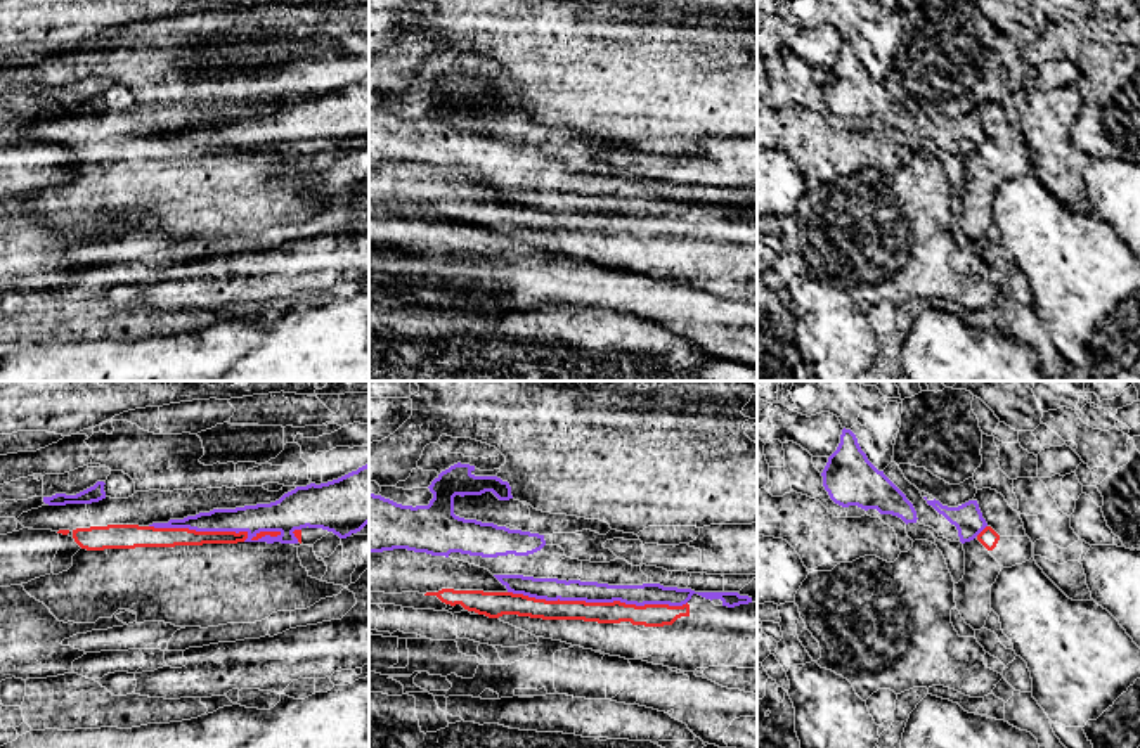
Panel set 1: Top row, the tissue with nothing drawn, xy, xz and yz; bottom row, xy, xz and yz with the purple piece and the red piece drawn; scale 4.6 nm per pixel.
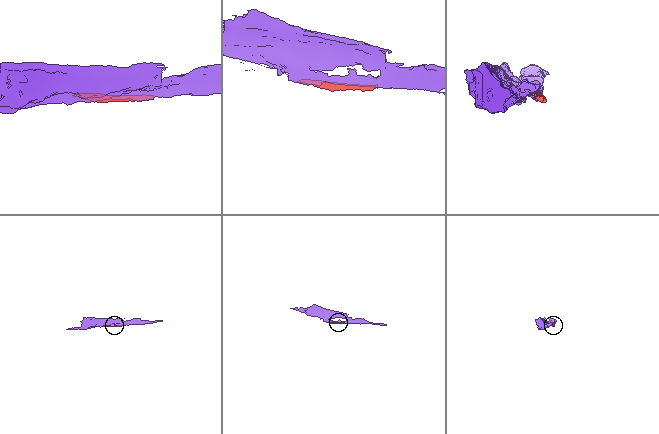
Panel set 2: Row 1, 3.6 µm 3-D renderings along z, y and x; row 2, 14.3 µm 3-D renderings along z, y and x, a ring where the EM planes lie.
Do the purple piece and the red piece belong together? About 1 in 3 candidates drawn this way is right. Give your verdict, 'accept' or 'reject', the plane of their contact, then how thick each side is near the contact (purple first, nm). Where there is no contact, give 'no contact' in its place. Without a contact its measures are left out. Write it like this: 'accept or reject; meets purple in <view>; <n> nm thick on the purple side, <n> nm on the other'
reject; meets purple in xz; 110 nm thick on the purple side, 110 nm on the other

